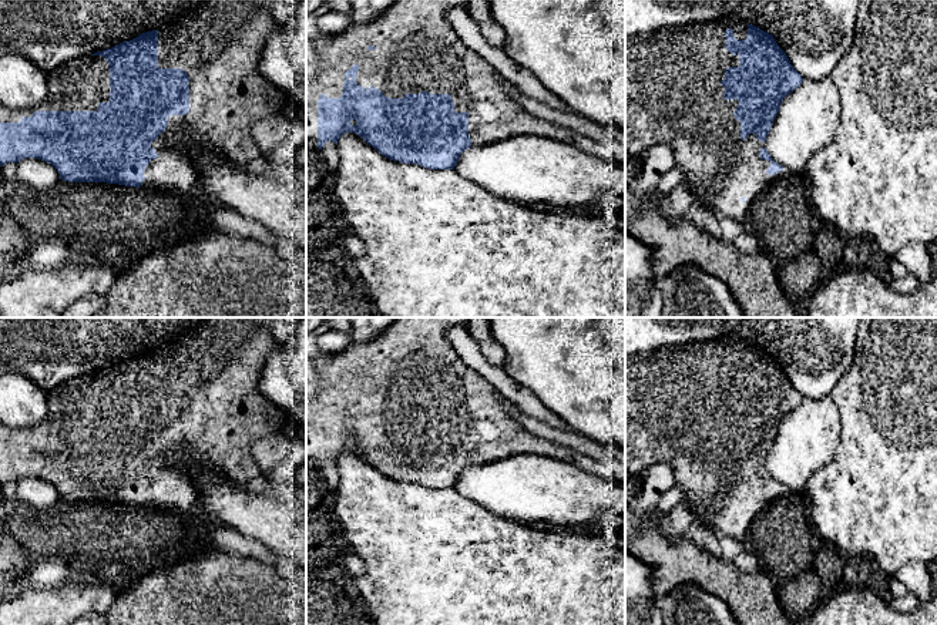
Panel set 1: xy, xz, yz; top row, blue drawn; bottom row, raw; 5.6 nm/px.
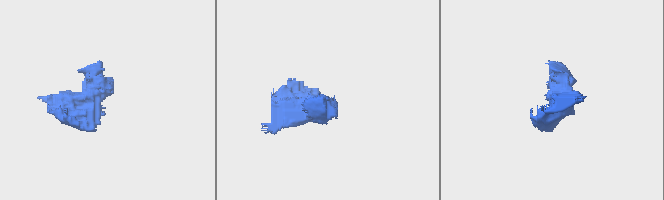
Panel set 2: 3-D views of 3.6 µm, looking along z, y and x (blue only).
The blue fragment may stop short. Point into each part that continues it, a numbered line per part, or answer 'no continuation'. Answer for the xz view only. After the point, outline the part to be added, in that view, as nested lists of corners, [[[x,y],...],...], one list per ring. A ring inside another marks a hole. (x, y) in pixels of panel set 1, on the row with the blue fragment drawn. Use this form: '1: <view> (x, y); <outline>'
1: xz (417, 50); [[[394,0],[387,10],[383,11],[382,16],[372,21],[352,24],[345,31],[337,36],[320,36],[318,40],[306,40],[306,142],[310,147],[318,148],[318,100],[322,94],[328,98],[339,98],[342,97],[345,73],[350,70],[355,64],[359,65],[359,71],[356,75],[356,83],[360,87],[369,90],[372,85],[379,88],[384,97],[389,98],[403,98],[404,94],[420,94],[422,91],[427,91],[430,94],[450,94],[454,103],[456,112],[468,112],[468,135],[471,138],[471,147],[490,145],[504,140],[508,140],[515,135],[540,135],[558,142],[570,142],[572,144],[571,130],[564,128],[551,121],[537,118],[535,115],[527,112],[518,103],[511,97],[511,88],[514,87],[506,75],[497,73],[480,54],[477,54],[471,47],[468,47],[454,31],[451,23],[449,21],[449,11],[453,7],[466,7],[467,0]]]

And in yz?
1: yz (674, 96); [[[736,19],[709,20],[625,38],[625,154],[634,157],[656,144],[668,145],[675,167],[686,177],[684,185],[691,189],[693,199],[702,202],[718,218],[735,221],[743,219],[750,202],[773,179],[790,177],[786,168],[775,175],[766,172],[770,161],[759,157],[766,142],[759,141],[755,134],[740,140],[740,122],[733,115],[739,103],[723,98],[725,87],[721,81],[725,78],[725,70],[739,65],[738,53],[733,56],[725,48],[725,30],[732,28],[736,40],[746,40],[748,24]]]

